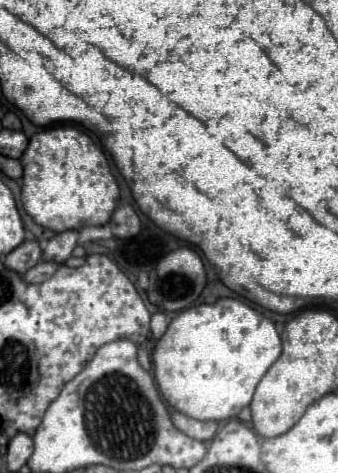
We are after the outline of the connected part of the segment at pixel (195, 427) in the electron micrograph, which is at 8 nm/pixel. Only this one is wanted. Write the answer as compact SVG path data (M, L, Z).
M173 412L173 424L175 428L179 428L183 434L195 438L195 440L211 440L217 432L217 422L201 422L201 420L193 420L181 412Z

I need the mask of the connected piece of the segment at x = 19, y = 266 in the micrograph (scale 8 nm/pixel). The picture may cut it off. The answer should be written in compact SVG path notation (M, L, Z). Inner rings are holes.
M25 240L23 244L19 244L19 248L11 250L7 256L5 256L5 266L19 272L19 274L25 274L27 270L31 270L37 262L41 260L41 248L39 248L39 242L37 240Z

